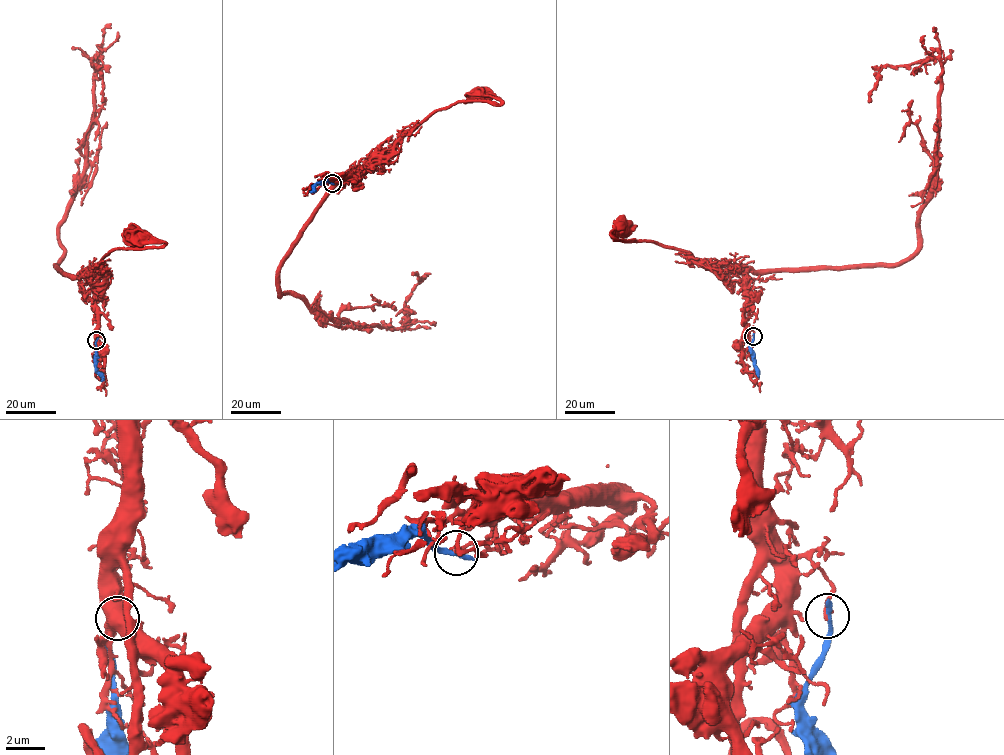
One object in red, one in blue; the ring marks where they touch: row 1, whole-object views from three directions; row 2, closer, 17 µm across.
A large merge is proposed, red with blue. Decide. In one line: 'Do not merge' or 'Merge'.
Do not merge

